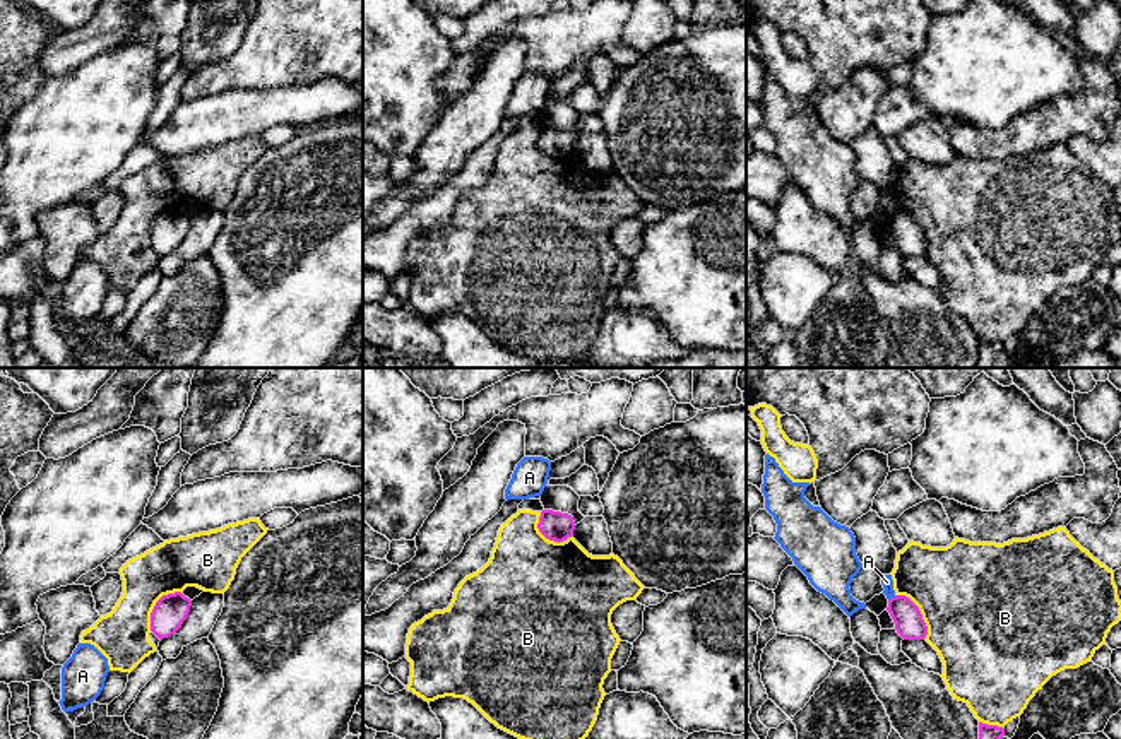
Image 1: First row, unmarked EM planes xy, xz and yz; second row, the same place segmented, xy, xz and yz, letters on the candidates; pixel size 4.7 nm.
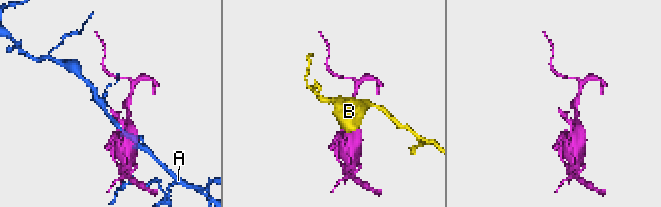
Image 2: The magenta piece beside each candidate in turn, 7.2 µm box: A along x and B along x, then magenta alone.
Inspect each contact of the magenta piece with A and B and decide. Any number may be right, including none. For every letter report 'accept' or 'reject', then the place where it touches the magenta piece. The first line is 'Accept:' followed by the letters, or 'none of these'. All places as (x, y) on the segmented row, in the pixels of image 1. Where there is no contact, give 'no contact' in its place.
Accept: none of these
A: reject; meets magenta in yz at (892, 597)
B: reject; meets magenta in xy at (156, 604)

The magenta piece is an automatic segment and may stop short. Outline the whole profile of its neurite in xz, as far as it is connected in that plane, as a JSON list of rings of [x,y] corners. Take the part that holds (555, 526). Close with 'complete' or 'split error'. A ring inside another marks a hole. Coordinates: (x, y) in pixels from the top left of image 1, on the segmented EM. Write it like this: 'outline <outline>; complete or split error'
outline [[[543,510],[537,529],[546,539],[563,542],[573,535],[575,522],[568,513]]]; complete

